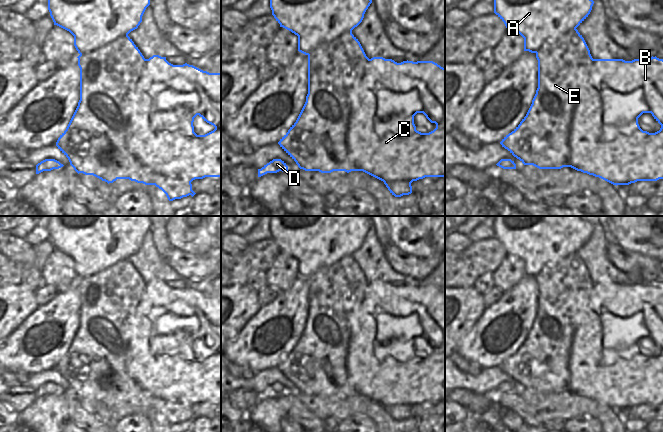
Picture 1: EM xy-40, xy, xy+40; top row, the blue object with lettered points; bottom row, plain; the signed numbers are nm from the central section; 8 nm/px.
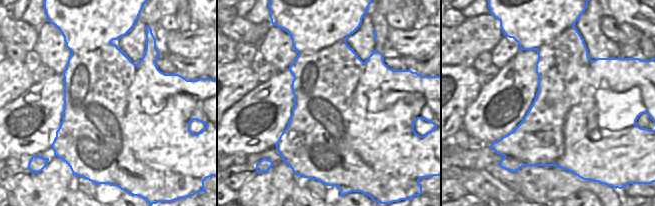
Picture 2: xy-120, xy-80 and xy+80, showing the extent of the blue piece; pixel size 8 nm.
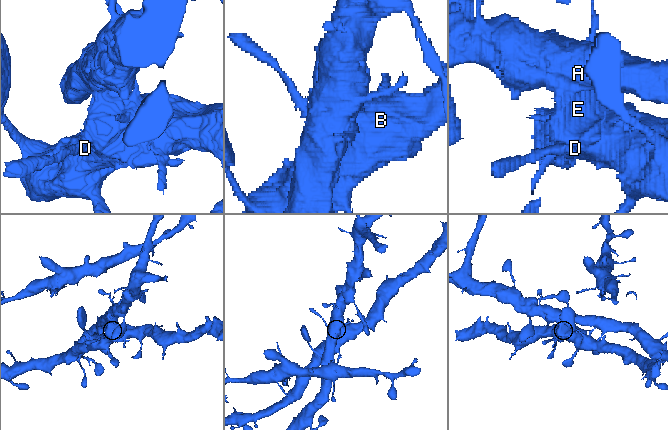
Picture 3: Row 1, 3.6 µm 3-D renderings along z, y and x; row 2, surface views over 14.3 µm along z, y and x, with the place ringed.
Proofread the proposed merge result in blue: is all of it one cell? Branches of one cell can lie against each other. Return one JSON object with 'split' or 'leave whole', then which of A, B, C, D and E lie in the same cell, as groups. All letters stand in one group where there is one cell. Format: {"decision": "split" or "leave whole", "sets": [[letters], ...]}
{"decision": "split", "sets": [["A"], ["B", "C", "D", "E"]]}

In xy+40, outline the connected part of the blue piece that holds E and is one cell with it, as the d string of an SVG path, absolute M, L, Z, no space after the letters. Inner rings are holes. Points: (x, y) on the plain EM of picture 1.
M577 253L542 269L536 282L536 318L520 348L500 366L502 371L524 389L539 393L571 391L616 410L663 403L663 283L593 283ZM643 337L652 338L661 349L659 355L649 357L640 352L638 342Z

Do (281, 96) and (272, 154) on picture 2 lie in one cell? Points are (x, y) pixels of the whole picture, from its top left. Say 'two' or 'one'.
two

